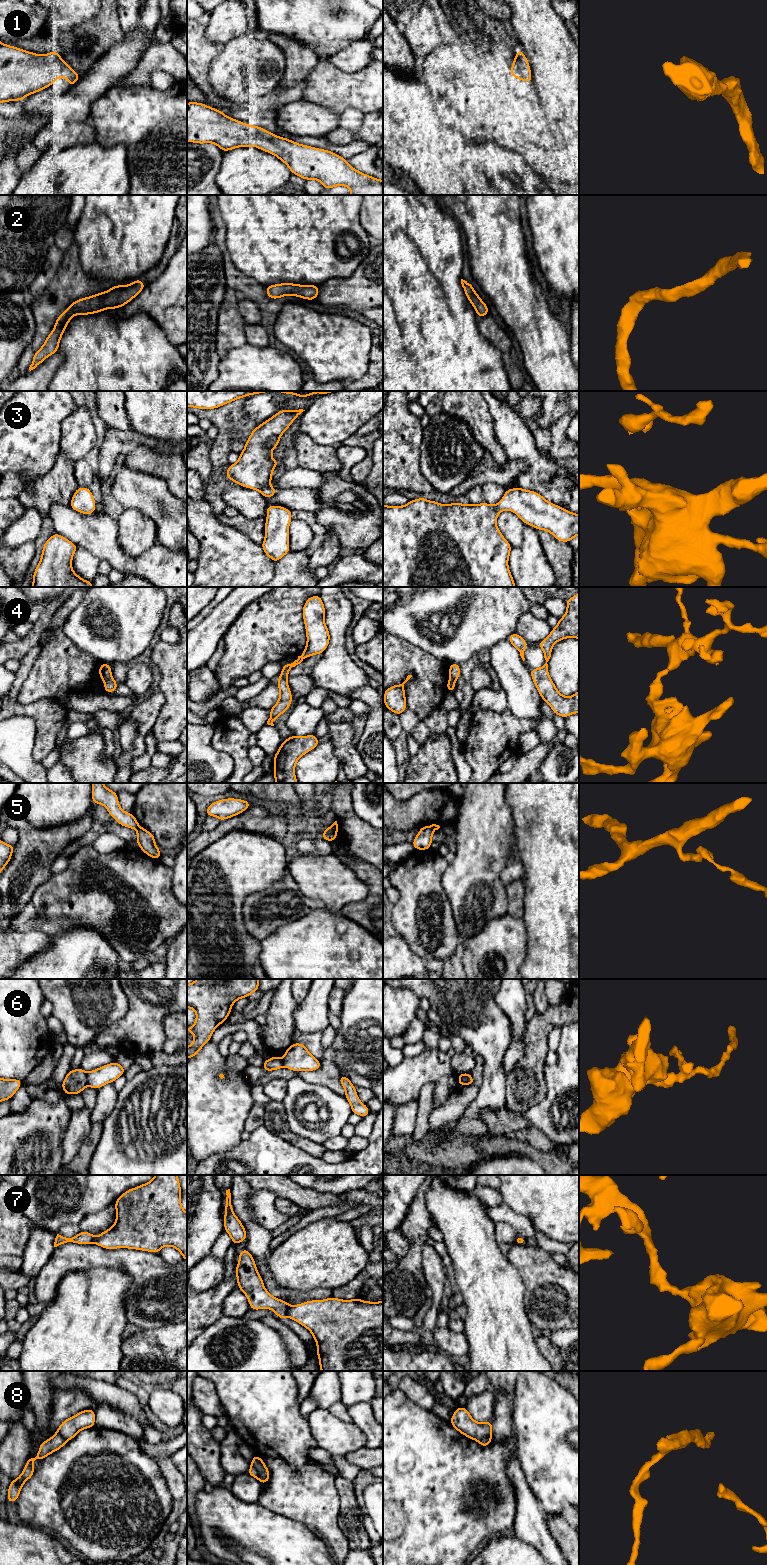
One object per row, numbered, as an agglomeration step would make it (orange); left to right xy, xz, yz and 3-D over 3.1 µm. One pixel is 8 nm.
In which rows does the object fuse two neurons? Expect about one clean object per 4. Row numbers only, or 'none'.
4, 5, 6, 7, 8

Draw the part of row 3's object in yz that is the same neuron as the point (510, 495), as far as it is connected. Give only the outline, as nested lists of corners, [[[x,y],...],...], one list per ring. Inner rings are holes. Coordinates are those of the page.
[[[507,489],[501,501],[489,505],[451,503],[443,505],[421,497],[405,506],[383,504],[383,587],[516,587],[508,567],[512,546],[499,531],[496,520],[502,510],[514,512],[524,524],[546,530],[558,541],[570,542],[579,535],[579,514],[547,501],[537,492]]]

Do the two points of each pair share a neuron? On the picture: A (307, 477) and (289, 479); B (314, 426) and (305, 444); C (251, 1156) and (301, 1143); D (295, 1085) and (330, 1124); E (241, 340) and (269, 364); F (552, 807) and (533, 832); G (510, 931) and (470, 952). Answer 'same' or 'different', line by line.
A: same
B: different
C: different
D: same
E: different
F: same
G: same

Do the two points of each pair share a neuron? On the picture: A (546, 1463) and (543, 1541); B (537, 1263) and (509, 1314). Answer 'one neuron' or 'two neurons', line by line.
A: one neuron
B: two neurons

